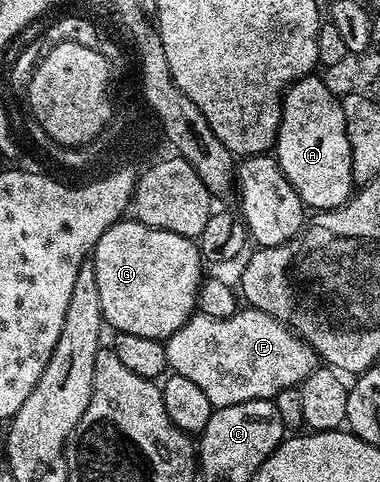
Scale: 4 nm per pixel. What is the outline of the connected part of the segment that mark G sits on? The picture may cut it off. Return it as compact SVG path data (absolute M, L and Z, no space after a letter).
M121 219L100 236L90 258L97 273L101 315L117 333L146 335L146 339L164 341L197 312L196 296L206 270L203 269L205 266L202 264L199 244L193 238L174 235L174 231L155 229L135 219Z

